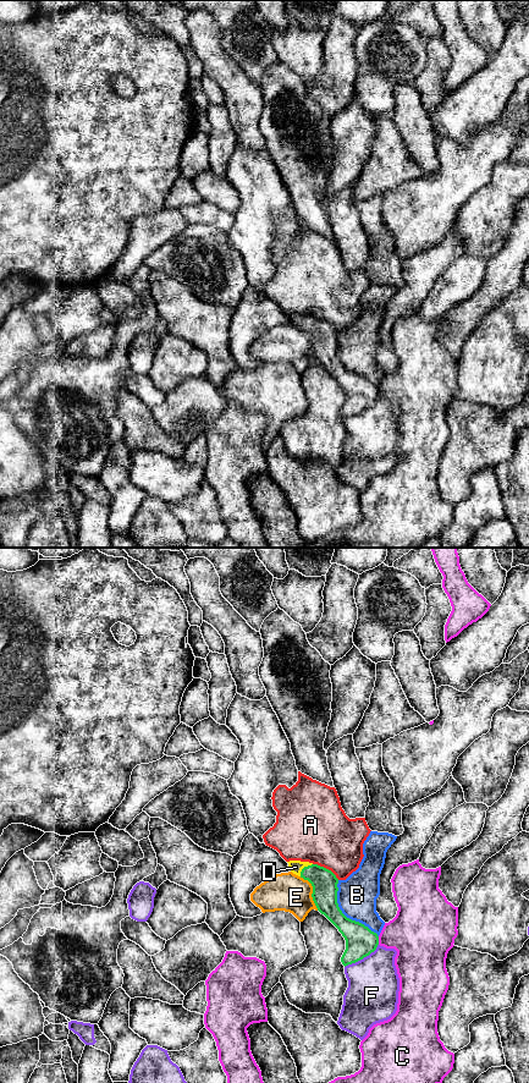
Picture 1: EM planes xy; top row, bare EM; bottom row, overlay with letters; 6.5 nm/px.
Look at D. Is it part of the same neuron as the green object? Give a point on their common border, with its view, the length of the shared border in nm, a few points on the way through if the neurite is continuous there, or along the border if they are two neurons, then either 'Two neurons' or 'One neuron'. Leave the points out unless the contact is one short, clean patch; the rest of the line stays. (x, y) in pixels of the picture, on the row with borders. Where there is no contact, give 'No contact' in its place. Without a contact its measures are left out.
Touches green at xy (303, 868). Shared border 120 nm. Path across: xy (324, 881), (303, 868), (296, 867). One neuron

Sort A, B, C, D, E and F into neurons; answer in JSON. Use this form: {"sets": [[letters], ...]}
{"sets": [["A", "E"], ["B"], ["C"], ["D"], ["F"]]}

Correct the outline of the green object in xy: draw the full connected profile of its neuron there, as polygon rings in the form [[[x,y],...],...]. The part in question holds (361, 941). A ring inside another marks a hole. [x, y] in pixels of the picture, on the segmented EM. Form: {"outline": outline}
{"outline": [[[301,861],[287,862],[290,870],[308,880],[313,886],[313,901],[318,911],[324,914],[342,934],[346,950],[341,957],[342,964],[356,963],[374,952],[379,945],[379,936],[364,924],[347,918],[337,903],[336,875],[318,864]]]}

